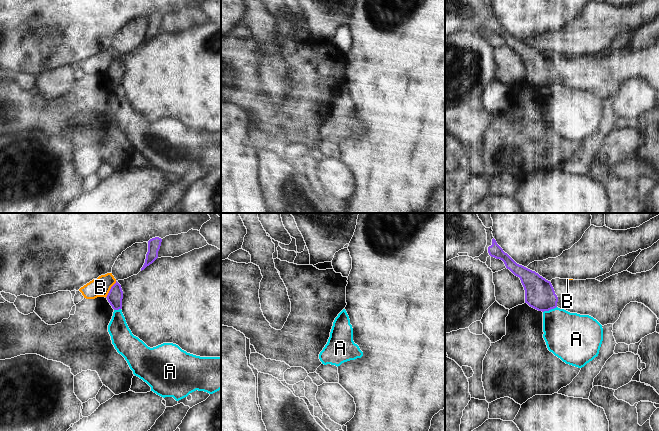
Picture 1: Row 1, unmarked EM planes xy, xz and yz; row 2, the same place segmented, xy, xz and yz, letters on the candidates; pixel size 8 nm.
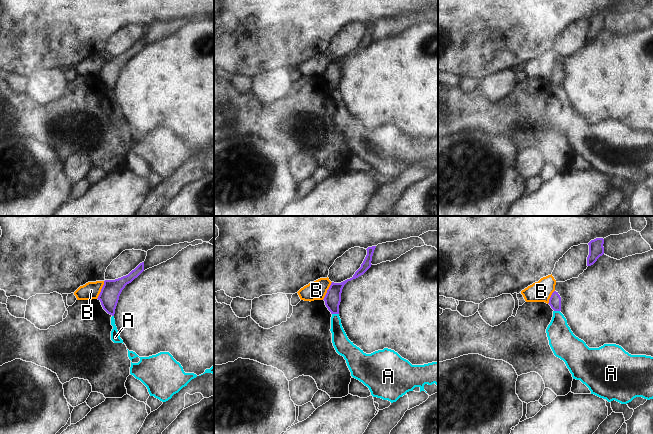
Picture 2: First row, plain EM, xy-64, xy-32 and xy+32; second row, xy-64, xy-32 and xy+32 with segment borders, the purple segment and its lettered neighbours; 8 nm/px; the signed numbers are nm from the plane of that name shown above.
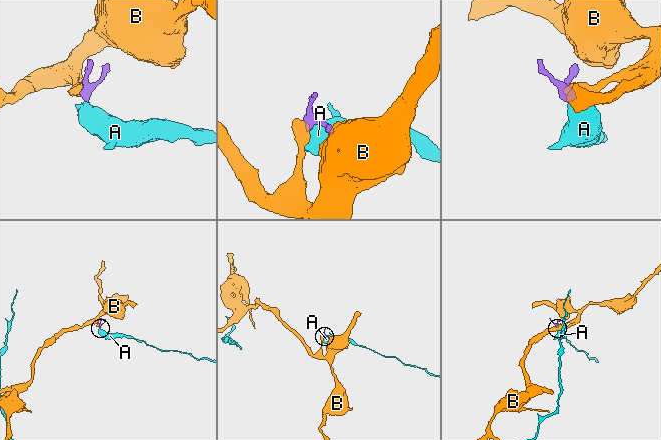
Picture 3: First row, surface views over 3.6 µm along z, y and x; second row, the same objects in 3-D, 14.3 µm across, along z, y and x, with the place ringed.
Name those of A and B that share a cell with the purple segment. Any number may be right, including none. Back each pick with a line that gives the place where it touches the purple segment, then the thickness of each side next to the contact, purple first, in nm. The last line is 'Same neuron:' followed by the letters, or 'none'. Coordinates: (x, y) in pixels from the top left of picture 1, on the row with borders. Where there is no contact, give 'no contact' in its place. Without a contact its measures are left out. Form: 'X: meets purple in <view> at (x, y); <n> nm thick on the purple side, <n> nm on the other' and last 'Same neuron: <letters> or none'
Same neuron: none

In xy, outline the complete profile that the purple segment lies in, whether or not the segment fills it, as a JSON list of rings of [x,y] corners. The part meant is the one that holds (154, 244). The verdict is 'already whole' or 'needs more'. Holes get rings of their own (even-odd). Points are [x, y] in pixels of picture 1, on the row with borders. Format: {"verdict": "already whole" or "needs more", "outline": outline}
{"verdict": "already whole", "outline": [[[159,237],[152,238],[148,241],[148,252],[146,254],[146,259],[141,271],[147,266],[152,264],[158,258],[158,251],[161,246],[162,239]]]}

